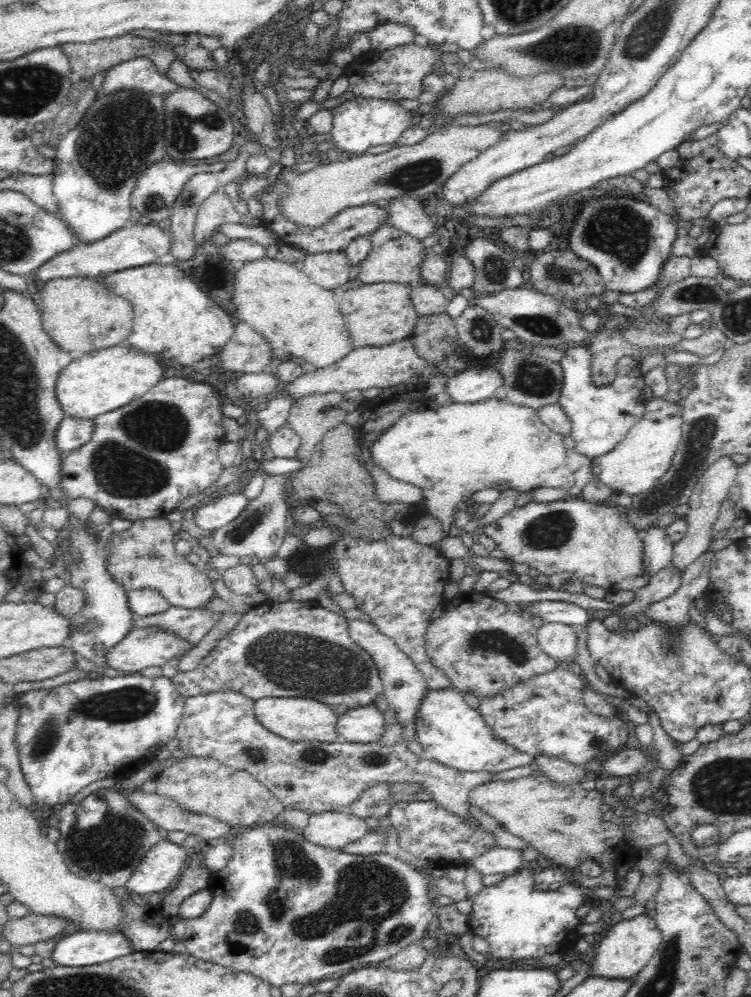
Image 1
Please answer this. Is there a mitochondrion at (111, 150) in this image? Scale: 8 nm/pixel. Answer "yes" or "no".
yes

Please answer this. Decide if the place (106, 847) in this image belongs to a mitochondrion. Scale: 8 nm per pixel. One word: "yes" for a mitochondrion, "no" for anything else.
yes

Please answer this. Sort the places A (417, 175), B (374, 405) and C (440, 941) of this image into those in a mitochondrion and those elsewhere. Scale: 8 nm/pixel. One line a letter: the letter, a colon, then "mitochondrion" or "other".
A: mitochondrion
B: other
C: other

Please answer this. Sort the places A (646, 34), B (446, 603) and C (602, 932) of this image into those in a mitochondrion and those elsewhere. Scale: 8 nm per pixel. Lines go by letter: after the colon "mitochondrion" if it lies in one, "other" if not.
A: mitochondrion
B: other
C: other

